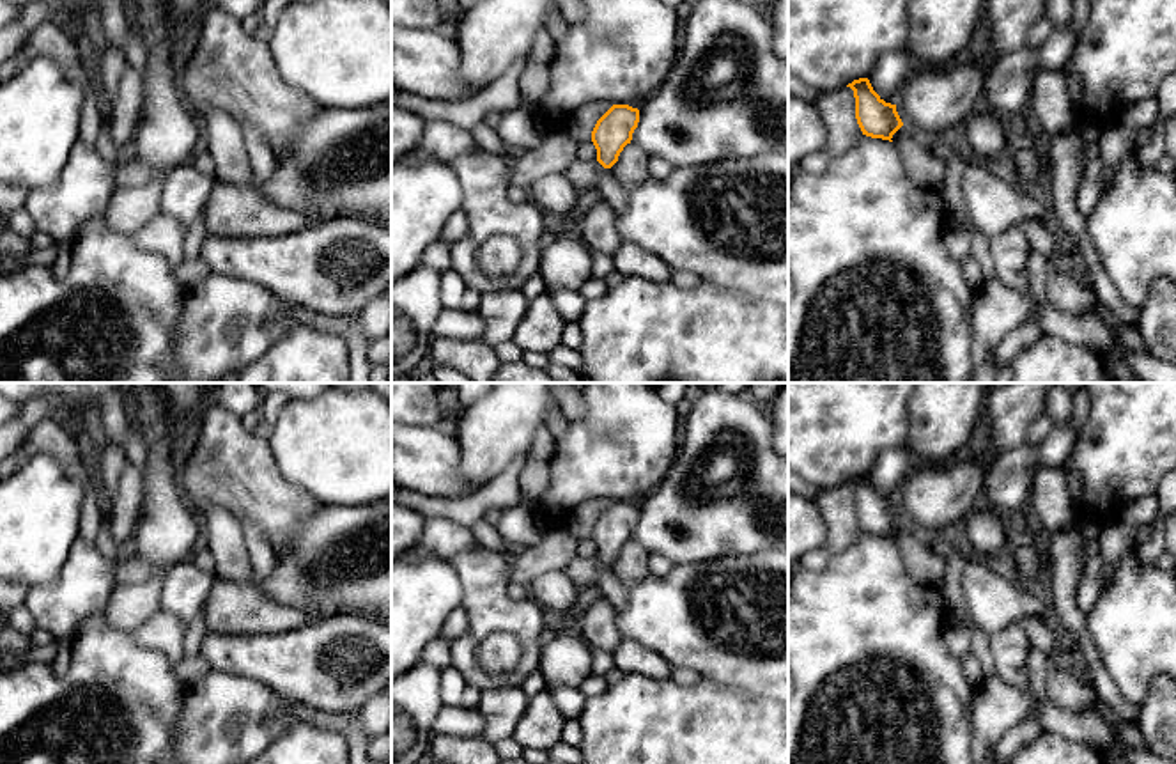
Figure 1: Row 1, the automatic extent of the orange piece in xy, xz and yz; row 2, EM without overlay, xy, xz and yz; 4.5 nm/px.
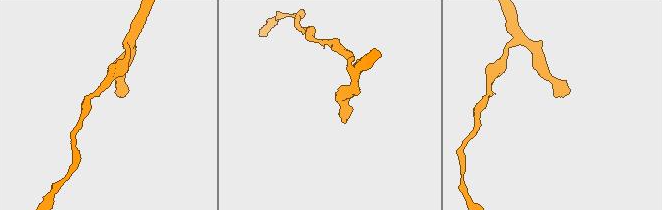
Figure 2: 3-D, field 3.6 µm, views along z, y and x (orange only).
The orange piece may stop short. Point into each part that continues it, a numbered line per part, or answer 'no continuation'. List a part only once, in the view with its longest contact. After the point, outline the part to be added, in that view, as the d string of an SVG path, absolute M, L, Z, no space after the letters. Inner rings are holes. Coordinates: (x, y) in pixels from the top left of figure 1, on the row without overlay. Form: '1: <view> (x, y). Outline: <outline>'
1: xz (585, 573). Outline: M574 557L572 562L563 569L581 590L597 585L599 574L604 564L597 558Z

